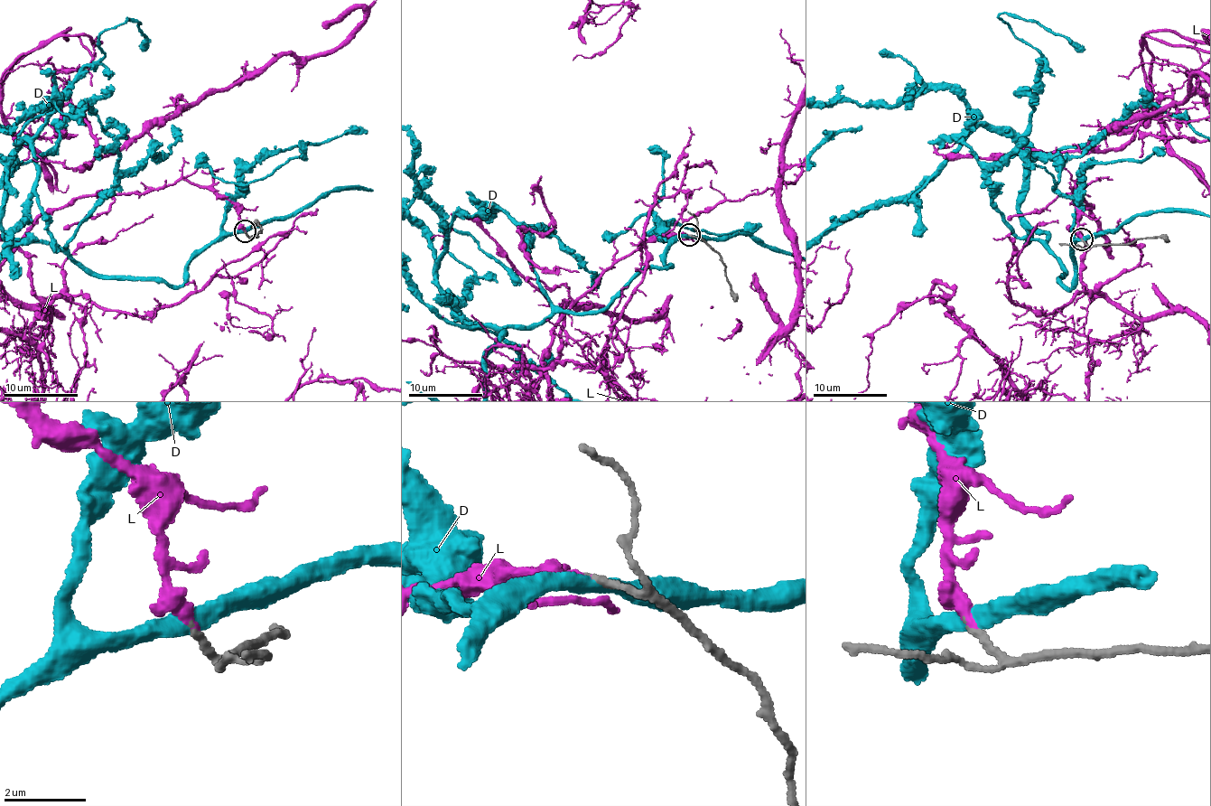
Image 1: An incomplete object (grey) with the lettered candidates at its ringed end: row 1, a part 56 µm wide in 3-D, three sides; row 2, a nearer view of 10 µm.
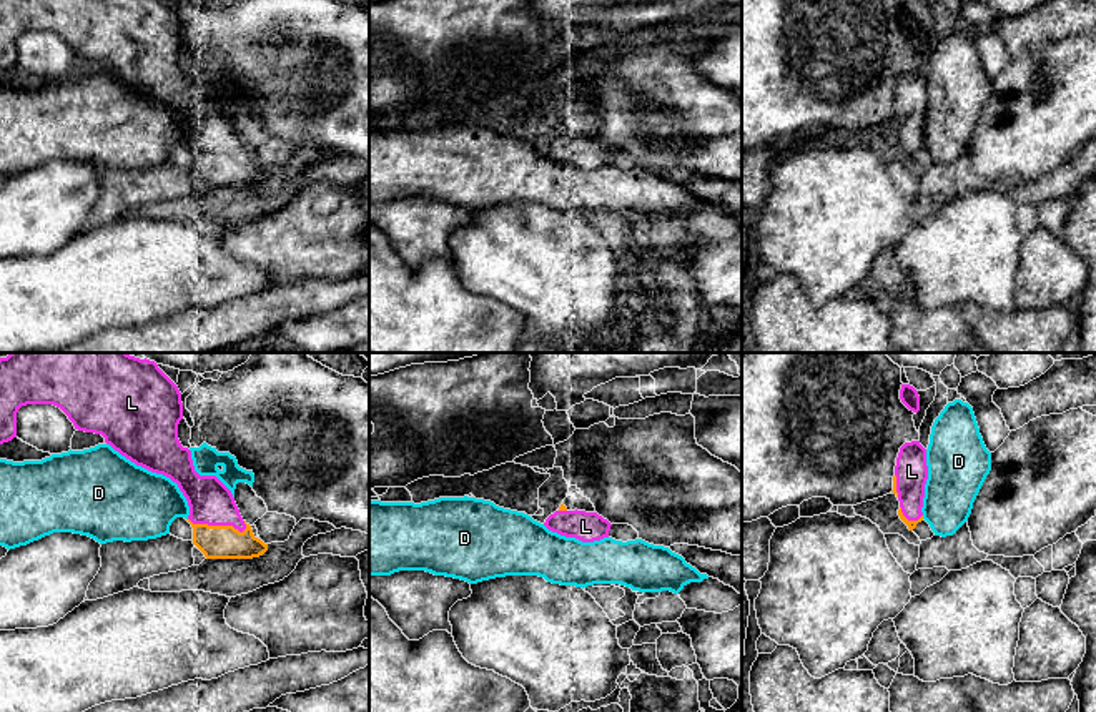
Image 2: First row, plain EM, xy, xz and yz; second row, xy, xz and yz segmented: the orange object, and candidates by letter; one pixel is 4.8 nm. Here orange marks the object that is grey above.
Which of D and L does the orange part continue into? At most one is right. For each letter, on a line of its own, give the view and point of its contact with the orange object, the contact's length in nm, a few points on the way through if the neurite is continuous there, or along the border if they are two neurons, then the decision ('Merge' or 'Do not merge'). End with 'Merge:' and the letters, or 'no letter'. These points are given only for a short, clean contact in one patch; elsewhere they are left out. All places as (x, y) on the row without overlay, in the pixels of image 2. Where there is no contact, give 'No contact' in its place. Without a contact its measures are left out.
D: No contact. Do not merge
L: Touches orange at xy (218, 153). Shared border 300 nm. Merge
Merge: L

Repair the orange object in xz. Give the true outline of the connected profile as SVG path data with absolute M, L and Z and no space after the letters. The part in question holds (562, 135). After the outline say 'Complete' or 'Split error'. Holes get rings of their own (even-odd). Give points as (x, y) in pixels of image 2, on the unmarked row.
M564 131L550 141L544 153L565 165L594 170L609 165L610 150L597 140L569 138Z. Split error

